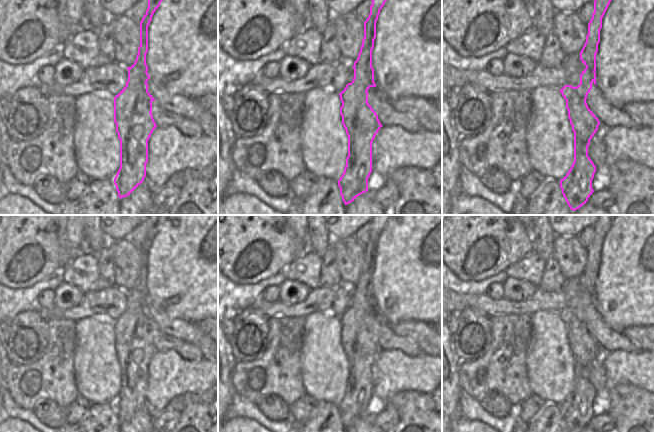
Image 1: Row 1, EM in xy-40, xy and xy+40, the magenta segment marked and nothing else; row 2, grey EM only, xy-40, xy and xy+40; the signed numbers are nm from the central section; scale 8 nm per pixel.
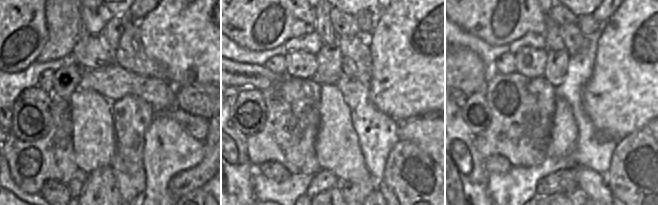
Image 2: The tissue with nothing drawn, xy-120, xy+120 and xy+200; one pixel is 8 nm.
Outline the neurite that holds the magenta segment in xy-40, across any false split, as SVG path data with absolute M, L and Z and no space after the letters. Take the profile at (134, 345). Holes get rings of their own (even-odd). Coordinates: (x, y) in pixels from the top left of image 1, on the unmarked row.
M148 215L148 232L140 246L140 270L136 284L128 293L126 310L114 321L114 346L120 364L120 392L114 402L119 422L130 419L146 401L148 386L148 364L157 351L152 339L152 326L155 323L148 316L147 305L150 303L146 278L148 276L148 250L154 236L160 230L168 215Z

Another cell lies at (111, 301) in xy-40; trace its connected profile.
M115 285L99 291L84 293L82 300L71 309L40 309L45 319L71 319L77 321L93 315L105 315L115 321L126 310L128 293Z

